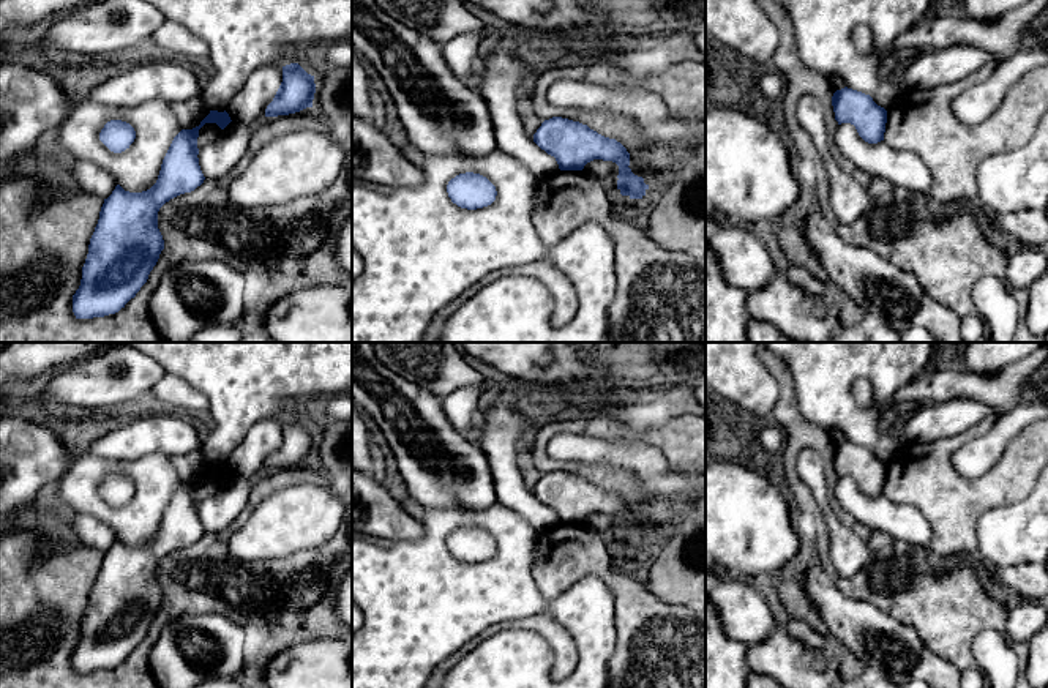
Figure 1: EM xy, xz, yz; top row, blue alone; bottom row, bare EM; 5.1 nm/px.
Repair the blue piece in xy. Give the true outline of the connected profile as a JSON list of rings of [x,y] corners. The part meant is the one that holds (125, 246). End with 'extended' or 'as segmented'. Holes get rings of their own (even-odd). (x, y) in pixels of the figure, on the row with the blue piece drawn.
[[[210,110],[199,126],[182,129],[174,137],[150,189],[129,193],[117,185],[104,199],[80,286],[73,295],[76,319],[115,314],[136,297],[164,249],[158,229],[159,208],[170,199],[194,191],[205,180],[197,158],[199,129],[205,123],[224,129],[230,122],[226,110]]]; as segmented

